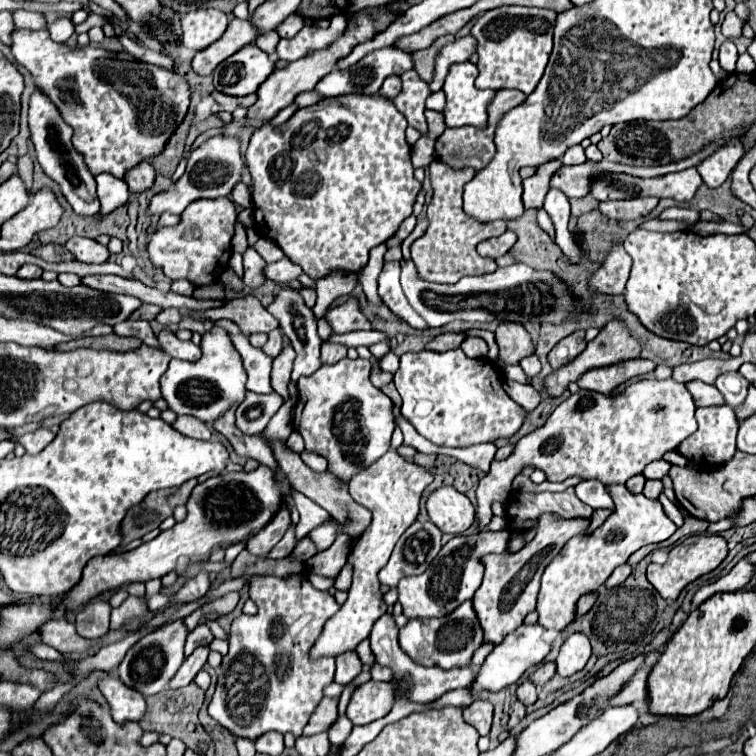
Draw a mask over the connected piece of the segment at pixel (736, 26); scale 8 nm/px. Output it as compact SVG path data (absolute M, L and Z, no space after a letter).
M728 12L726 18L724 18L724 22L722 22L722 34L724 34L726 38L738 38L738 36L742 36L744 24L746 24L746 22L740 20L734 12Z

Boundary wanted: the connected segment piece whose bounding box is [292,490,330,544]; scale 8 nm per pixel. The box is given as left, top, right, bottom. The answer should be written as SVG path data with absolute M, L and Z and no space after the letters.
M292 490L292 498L296 498L296 510L300 514L300 522L296 528L296 544L298 544L312 528L324 524L330 518L330 514L324 508L320 508L316 502L312 502L310 498L304 498L304 494L296 490Z

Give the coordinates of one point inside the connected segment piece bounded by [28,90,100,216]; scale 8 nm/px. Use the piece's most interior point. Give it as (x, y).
(50, 135)

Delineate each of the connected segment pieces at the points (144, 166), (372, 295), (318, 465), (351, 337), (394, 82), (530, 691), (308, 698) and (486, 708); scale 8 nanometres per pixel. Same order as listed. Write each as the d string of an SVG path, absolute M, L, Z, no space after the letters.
M142 162L136 170L130 170L130 172L128 172L126 184L128 184L128 190L130 190L130 192L138 194L138 192L148 190L148 188L154 184L154 178L156 178L156 174L154 174L152 164Z
M385 243L370 250L368 263L358 276L358 282L360 282L368 301L377 306L383 304L377 292L377 279L384 265L386 250Z
M304 450L304 452L300 452L300 458L302 458L304 464L306 464L308 468L312 468L314 472L324 472L324 470L328 468L328 460L326 460L324 456L320 456L320 454L312 454L312 452Z
M368 330L368 332L352 332L352 334L340 334L340 336L330 336L330 342L338 342L344 346L370 346L374 342L386 340L384 332L378 330Z
M392 76L392 78L386 78L382 88L380 88L380 96L388 98L388 100L394 100L400 92L400 78L398 76Z
M530 680L522 682L522 684L518 686L516 694L518 694L518 700L520 700L524 706L530 706L530 704L536 702L536 686L534 686Z
M304 574L286 578L254 576L250 598L256 602L258 614L242 614L232 622L230 652L223 657L208 714L238 738L256 740L272 730L290 732L298 738L322 700L324 686L334 680L334 658L310 660L310 648L318 640L324 622L340 606L328 592L312 588Z
M476 700L472 706L464 708L464 720L474 726L480 736L488 736L492 724L492 704L486 700Z

